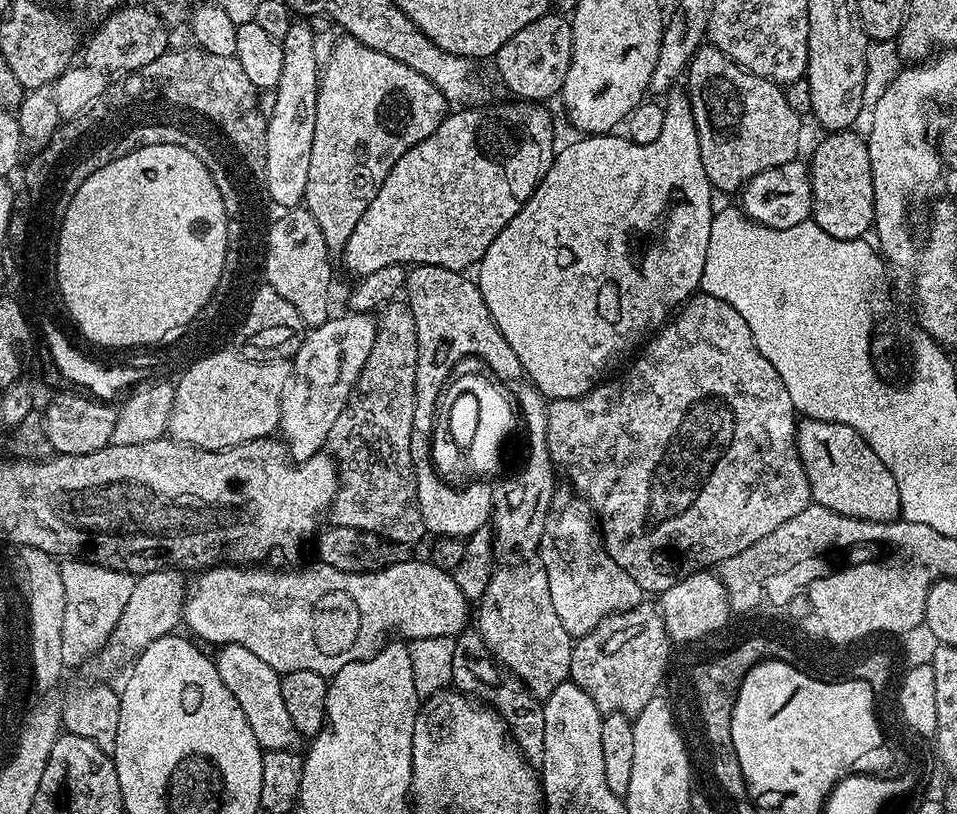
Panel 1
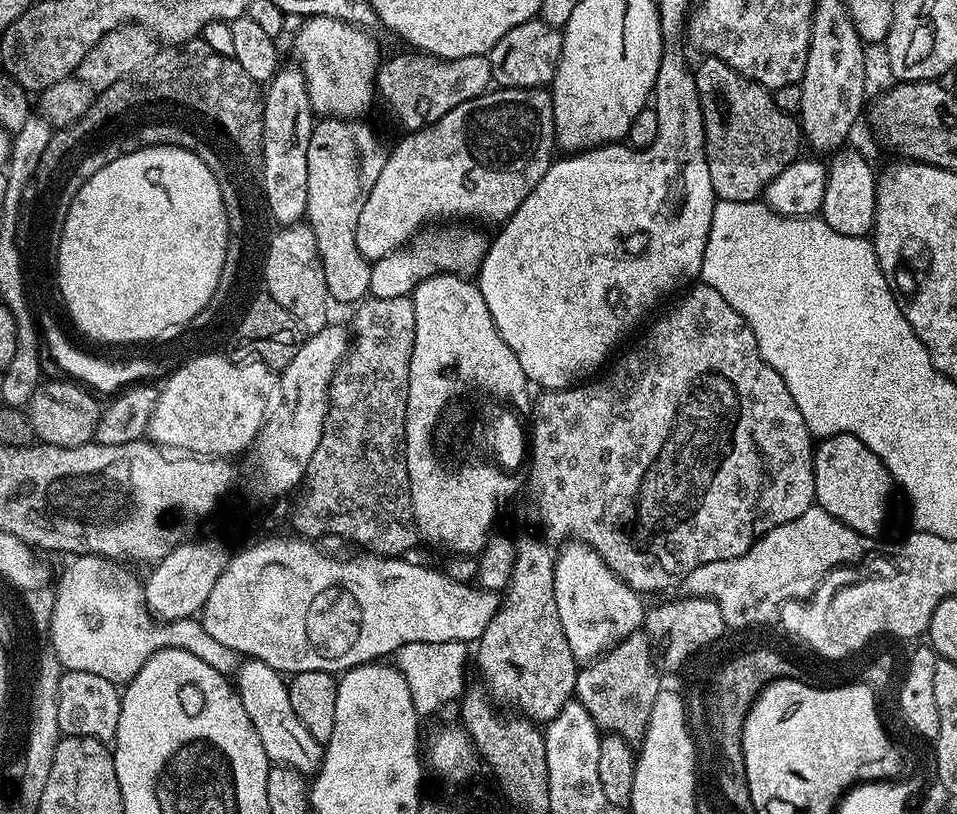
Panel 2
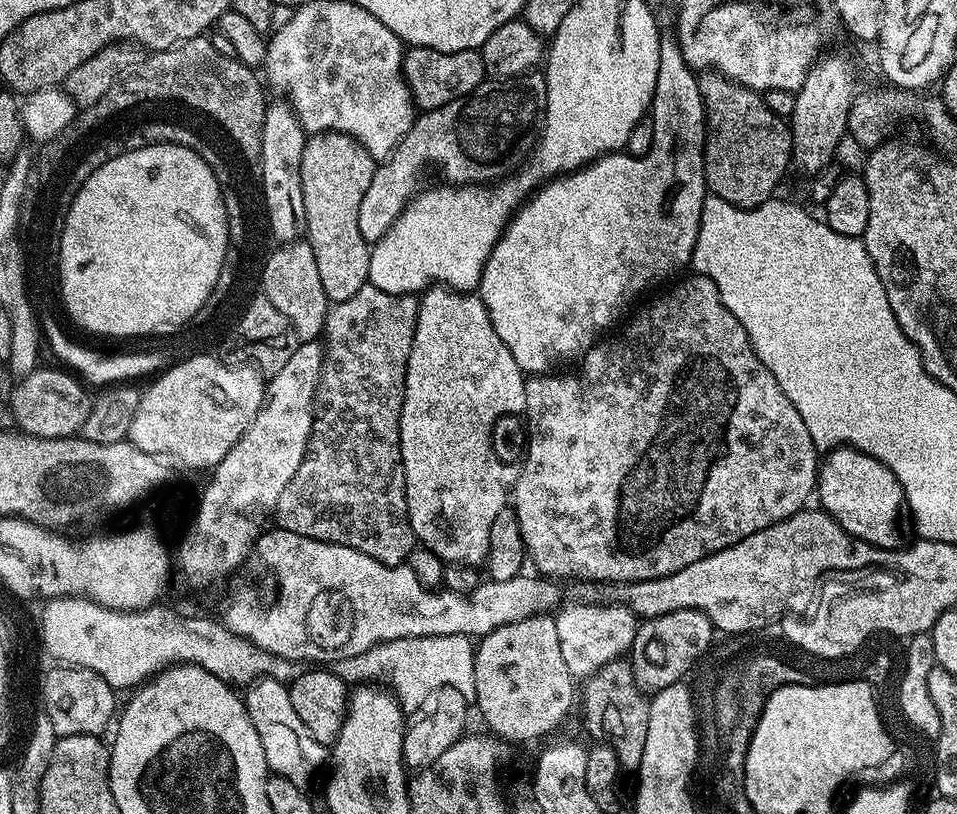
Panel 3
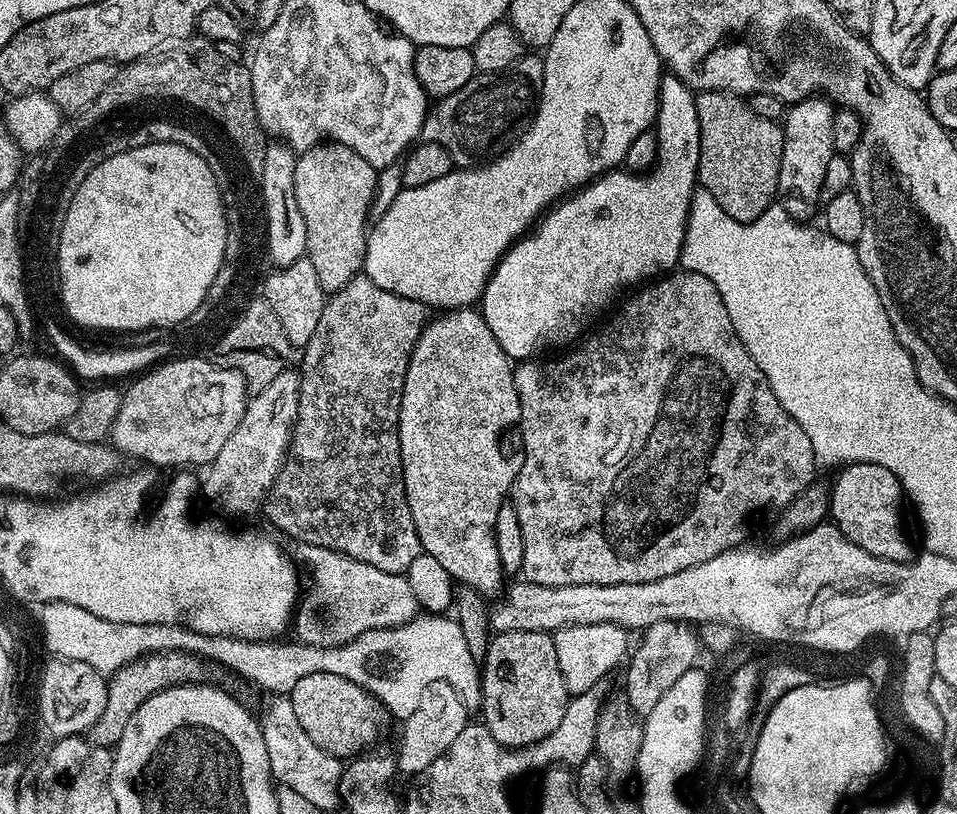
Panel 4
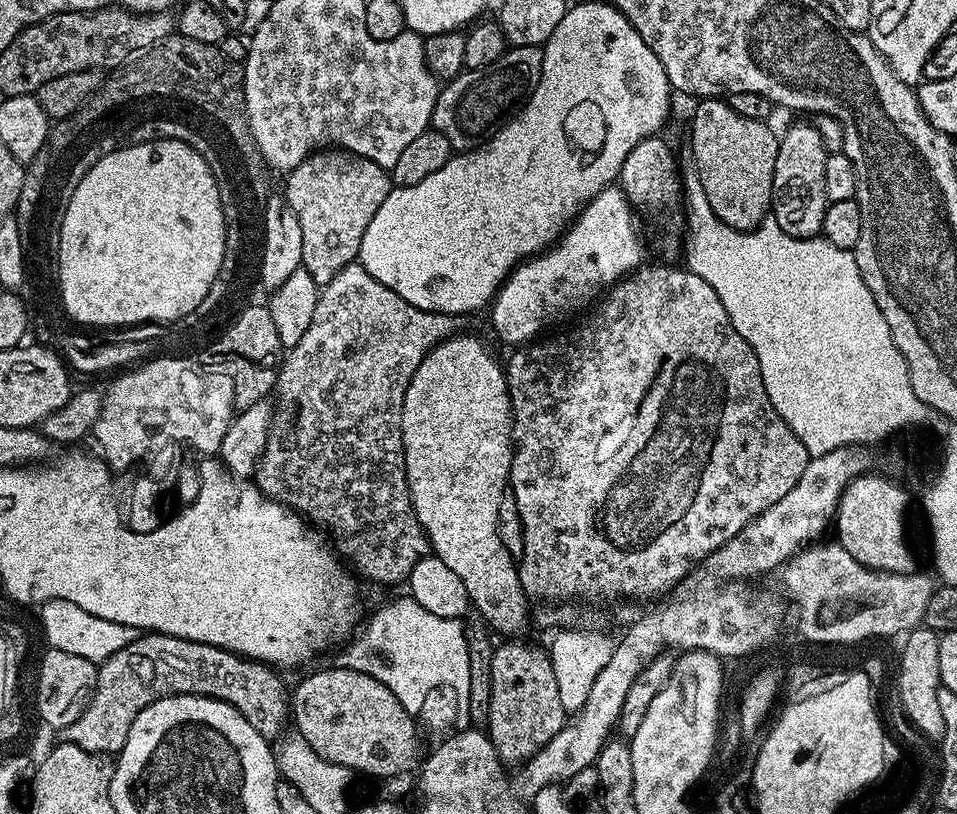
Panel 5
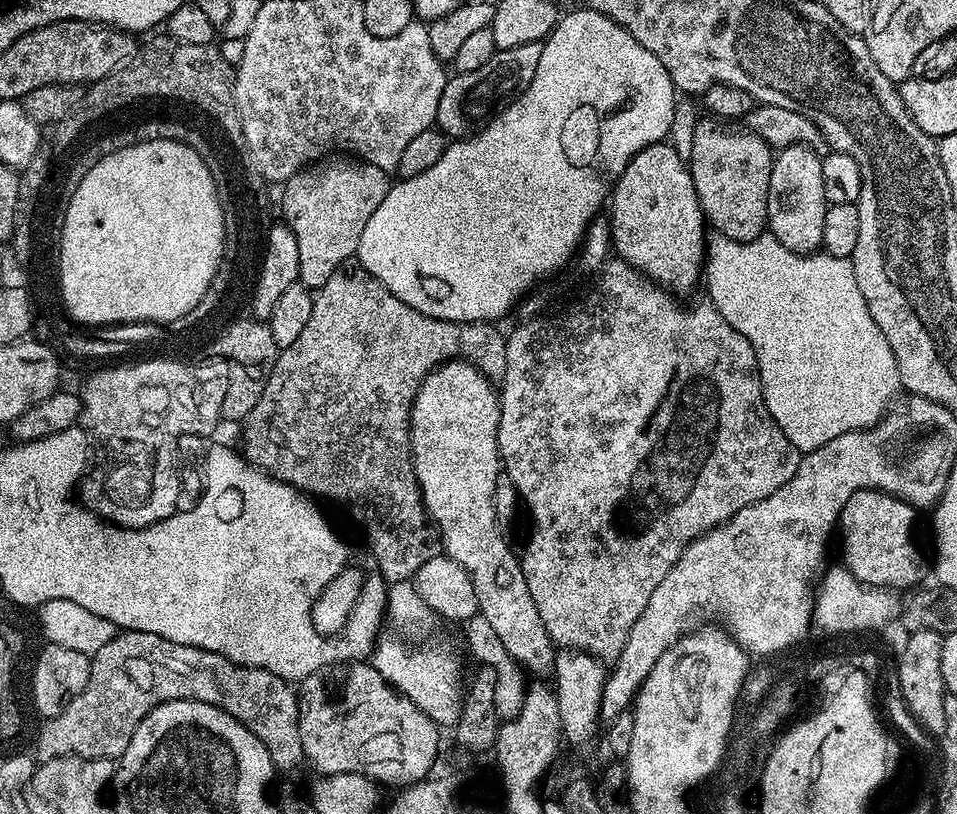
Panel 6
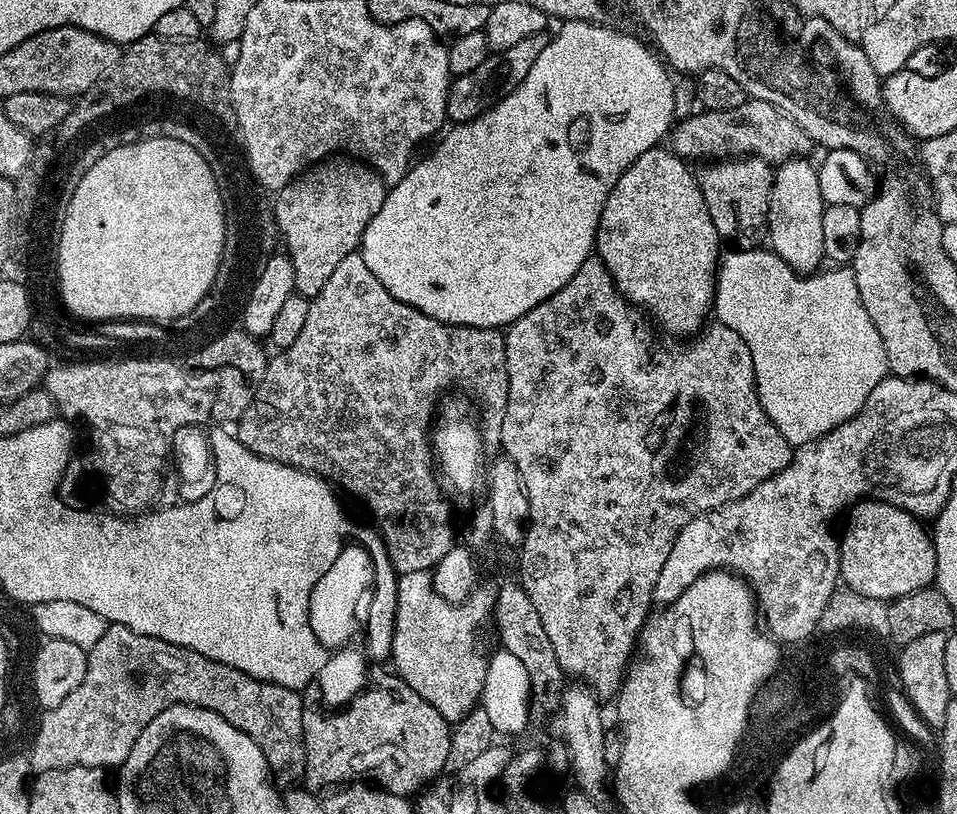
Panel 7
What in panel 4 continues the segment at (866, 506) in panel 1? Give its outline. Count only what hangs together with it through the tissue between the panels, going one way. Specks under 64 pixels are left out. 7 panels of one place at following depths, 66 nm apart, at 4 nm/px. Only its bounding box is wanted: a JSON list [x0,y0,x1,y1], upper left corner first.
[830,463,913,562]

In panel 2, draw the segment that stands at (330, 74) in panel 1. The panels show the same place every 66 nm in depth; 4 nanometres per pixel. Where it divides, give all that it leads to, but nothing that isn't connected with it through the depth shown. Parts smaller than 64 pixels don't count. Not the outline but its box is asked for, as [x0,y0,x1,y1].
[306,50,493,306]

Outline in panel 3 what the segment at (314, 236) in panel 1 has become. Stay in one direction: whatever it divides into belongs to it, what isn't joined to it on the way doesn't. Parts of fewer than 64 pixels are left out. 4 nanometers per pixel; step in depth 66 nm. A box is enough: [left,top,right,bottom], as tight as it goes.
[260,242,330,341]

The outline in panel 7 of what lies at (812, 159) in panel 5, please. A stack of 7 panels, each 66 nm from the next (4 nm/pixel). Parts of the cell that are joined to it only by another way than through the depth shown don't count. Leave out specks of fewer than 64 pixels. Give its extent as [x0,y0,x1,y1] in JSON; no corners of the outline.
[767,160,826,274]

